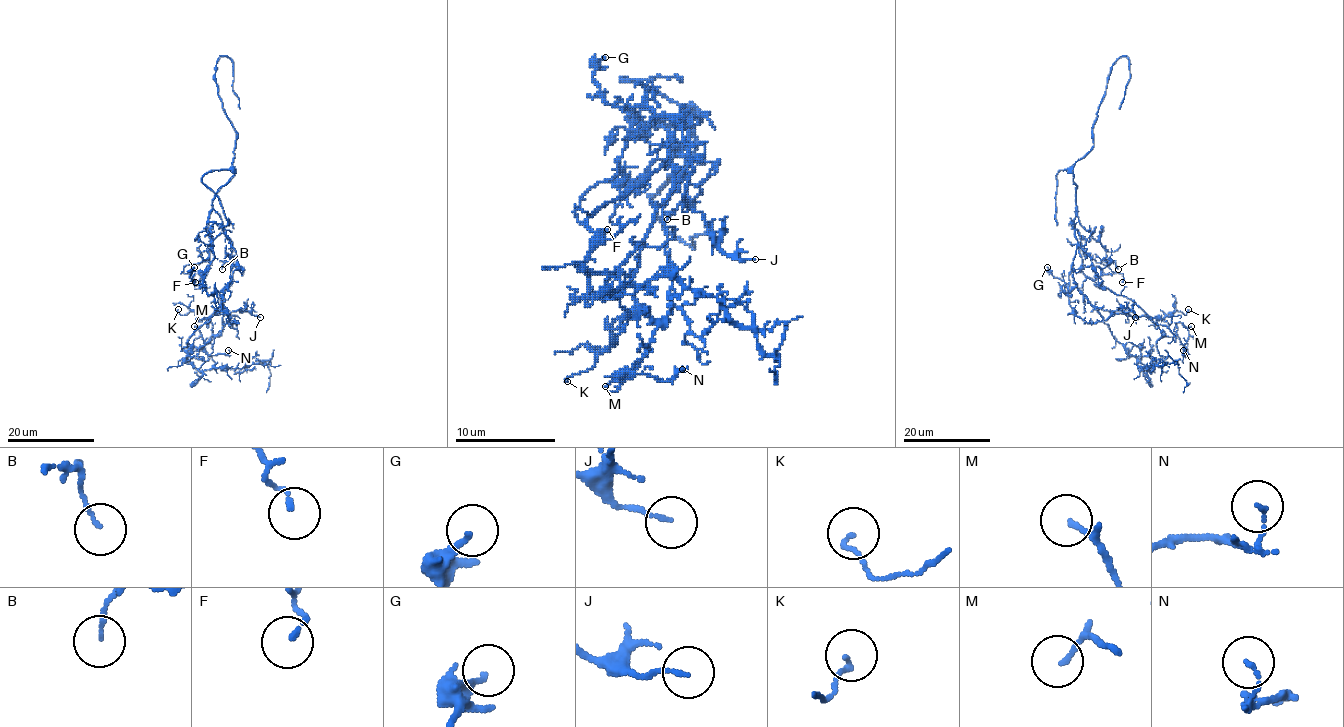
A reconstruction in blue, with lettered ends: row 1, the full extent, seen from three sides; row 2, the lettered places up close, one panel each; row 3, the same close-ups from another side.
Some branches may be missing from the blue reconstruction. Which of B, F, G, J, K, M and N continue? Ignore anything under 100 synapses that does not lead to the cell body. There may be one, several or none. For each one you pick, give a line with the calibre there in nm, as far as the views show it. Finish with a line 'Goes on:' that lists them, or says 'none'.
Goes on: none

